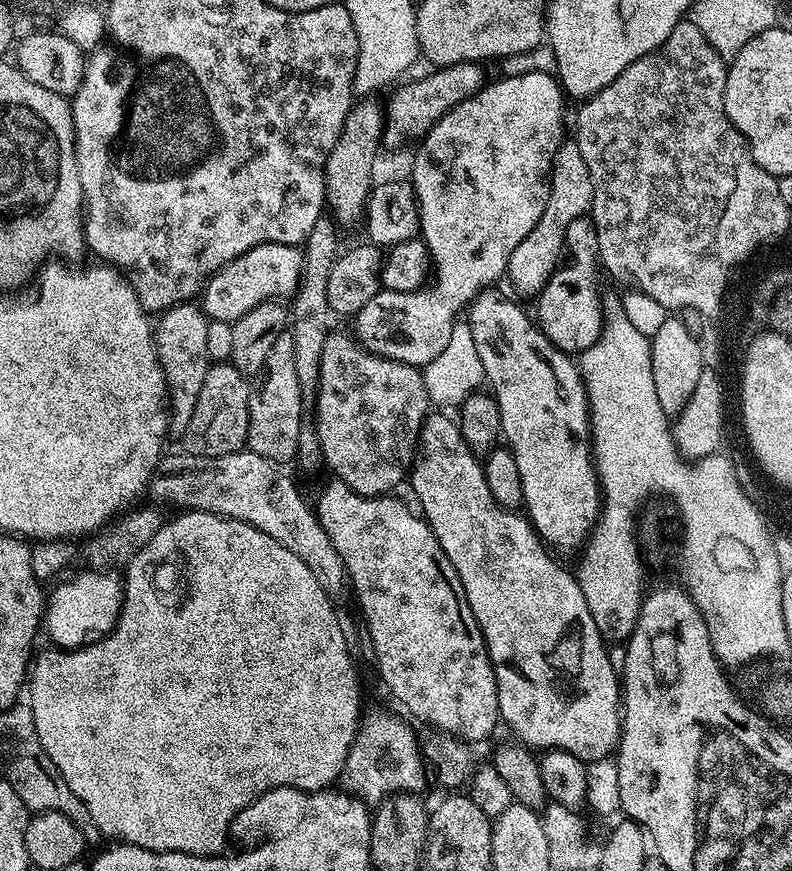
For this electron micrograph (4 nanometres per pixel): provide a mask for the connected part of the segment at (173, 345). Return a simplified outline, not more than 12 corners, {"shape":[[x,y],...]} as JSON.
{"shape":[[195,303],[154,324],[170,432],[183,437],[210,367],[209,319]]}

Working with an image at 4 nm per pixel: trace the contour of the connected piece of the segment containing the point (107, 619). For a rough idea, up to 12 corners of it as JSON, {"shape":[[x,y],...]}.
{"shape":[[89,568],[49,593],[55,647],[109,637],[126,602],[113,571]]}

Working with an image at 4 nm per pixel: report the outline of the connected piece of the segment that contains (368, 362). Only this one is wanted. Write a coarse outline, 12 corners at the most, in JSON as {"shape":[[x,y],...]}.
{"shape":[[329,331],[314,427],[359,496],[395,493],[430,401],[419,367]]}

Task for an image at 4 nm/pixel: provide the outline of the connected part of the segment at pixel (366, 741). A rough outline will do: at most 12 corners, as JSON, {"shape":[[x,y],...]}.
{"shape":[[367,713],[339,787],[369,806],[423,793],[422,744],[403,720]]}

